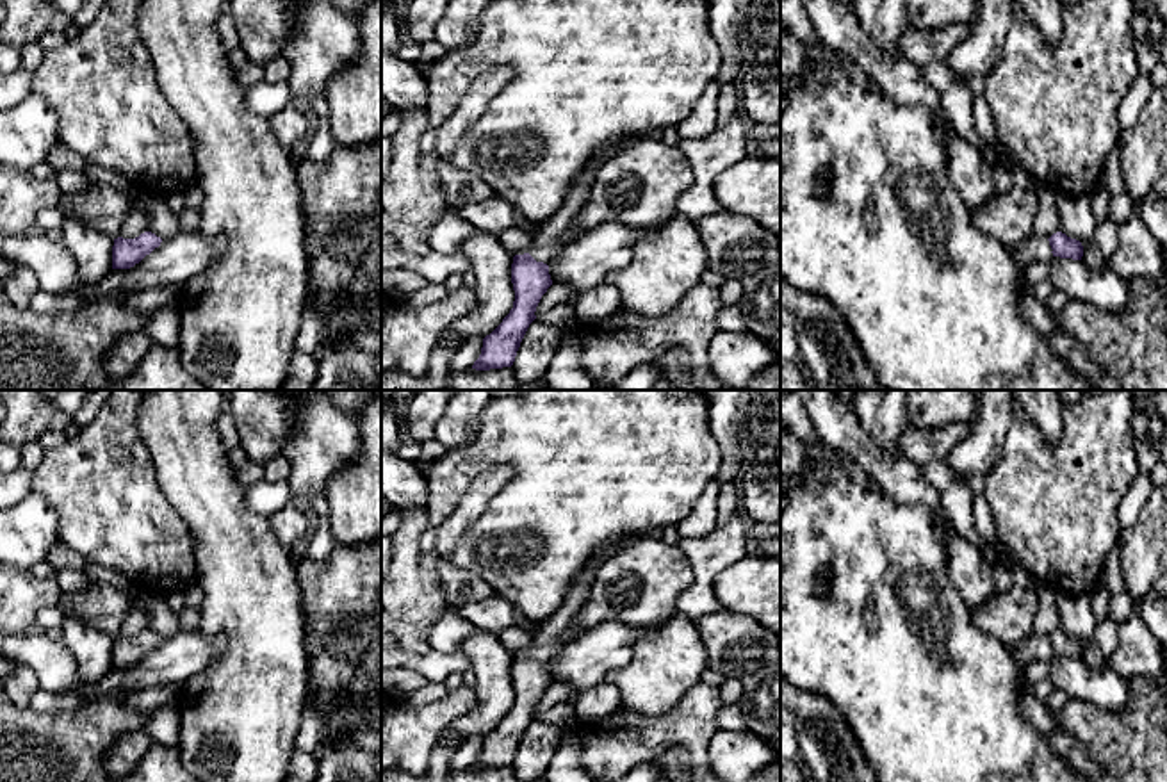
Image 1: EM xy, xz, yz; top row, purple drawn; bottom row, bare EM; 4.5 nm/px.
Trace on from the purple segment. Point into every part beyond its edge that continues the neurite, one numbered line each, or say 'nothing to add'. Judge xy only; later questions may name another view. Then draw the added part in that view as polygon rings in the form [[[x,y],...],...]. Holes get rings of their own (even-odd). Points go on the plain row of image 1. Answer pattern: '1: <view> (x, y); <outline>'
nothing to add

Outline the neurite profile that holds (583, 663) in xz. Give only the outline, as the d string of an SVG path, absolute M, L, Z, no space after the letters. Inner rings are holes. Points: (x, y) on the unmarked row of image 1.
M602 622L575 641L568 641L552 659L547 661L554 682L568 684L575 698L604 682L609 670L618 670L631 661L632 647L650 627L631 627L622 622Z

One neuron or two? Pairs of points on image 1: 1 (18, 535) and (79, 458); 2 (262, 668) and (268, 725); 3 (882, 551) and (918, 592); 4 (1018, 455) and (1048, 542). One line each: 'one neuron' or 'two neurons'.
1: two neurons
2: one neuron
3: one neuron
4: one neuron

